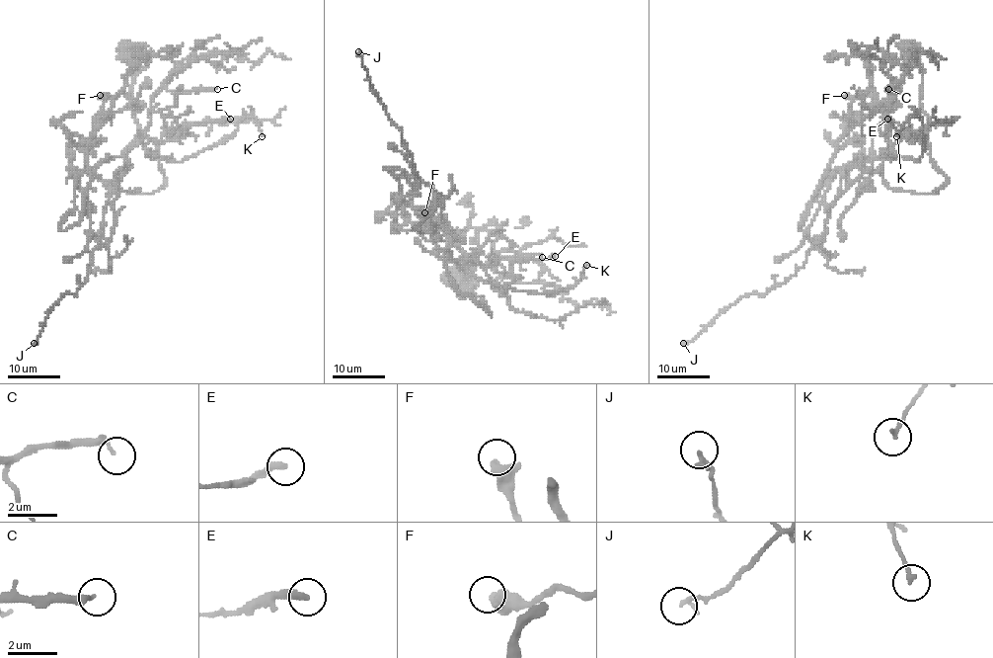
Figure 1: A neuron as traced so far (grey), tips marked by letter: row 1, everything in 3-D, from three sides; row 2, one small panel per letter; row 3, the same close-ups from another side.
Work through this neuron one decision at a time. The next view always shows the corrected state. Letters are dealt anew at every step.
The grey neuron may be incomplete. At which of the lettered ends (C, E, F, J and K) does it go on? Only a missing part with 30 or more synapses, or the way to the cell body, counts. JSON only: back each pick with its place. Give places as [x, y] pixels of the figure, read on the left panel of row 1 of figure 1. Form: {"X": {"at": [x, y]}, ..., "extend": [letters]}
{"extend": []}

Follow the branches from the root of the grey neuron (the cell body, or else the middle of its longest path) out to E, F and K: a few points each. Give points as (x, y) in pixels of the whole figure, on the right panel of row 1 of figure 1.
E: (910, 50), (930, 157), (946, 177), (938, 192), (887, 185), (883, 156), (903, 134), (916, 138), (887, 119)
F: (910, 50), (938, 192), (891, 189), (883, 157), (831, 177), (873, 105), (844, 95)
K: (910, 50), (930, 157), (946, 177), (938, 192), (887, 185), (890, 144), (918, 161), (923, 121), (896, 136)

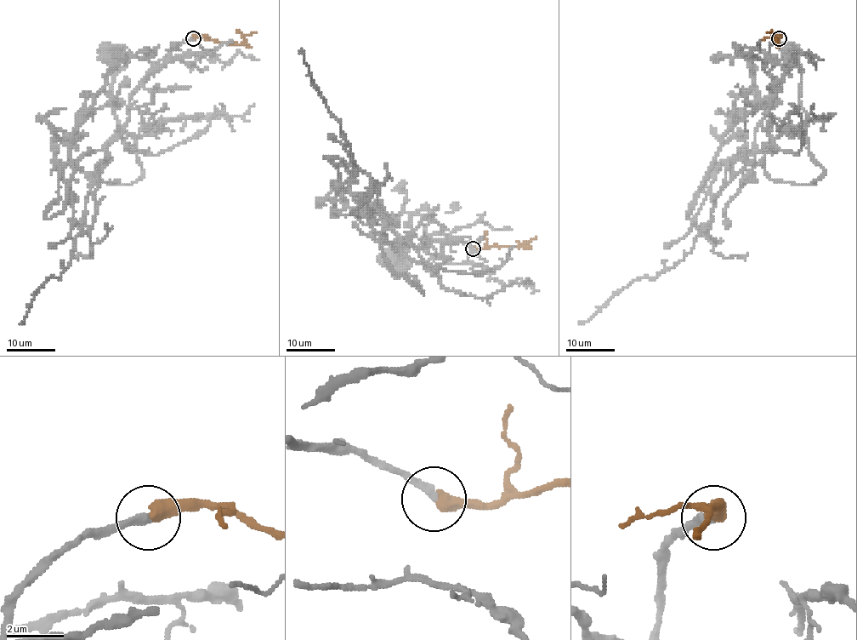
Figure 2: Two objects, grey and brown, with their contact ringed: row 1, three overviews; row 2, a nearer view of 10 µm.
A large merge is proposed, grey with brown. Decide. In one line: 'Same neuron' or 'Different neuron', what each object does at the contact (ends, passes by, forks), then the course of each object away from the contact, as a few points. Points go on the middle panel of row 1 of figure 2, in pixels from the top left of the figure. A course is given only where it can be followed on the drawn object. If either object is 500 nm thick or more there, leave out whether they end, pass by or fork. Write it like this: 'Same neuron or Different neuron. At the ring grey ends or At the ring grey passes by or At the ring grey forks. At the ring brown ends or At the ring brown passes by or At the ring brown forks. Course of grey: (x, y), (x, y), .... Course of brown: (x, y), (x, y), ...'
Same neuron. Course of grey: (473, 248), (441, 233), (413, 246), (380, 233), (386, 263), (422, 292), (414, 277), (396, 277), (388, 259). Course of brown: (473, 248), (520, 247), (536, 237)

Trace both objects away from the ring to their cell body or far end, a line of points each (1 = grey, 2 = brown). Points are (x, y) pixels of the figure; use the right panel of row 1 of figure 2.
1: (779, 38), (763, 65), (776, 93), (765, 173), (811, 184), (822, 167), (808, 151), (800, 69), (789, 51)
2: (779, 38), (777, 44), (772, 34), (768, 33)

